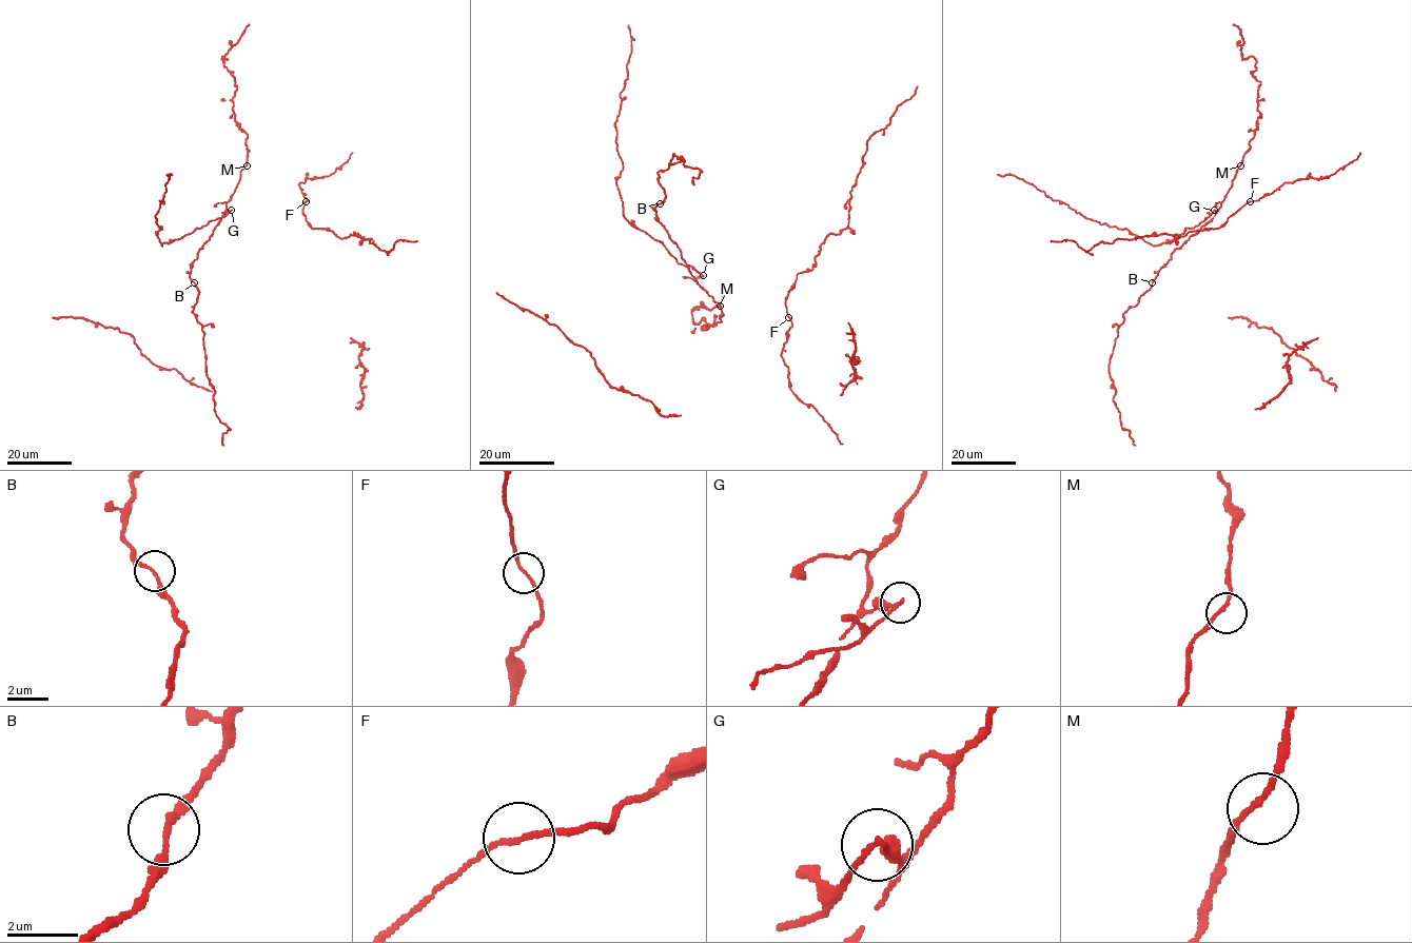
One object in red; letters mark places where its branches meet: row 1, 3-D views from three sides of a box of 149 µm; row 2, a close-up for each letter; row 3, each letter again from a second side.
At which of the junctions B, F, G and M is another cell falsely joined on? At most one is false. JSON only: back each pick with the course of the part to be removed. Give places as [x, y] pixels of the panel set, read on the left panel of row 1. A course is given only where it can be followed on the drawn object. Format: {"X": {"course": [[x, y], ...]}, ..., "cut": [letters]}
{"G": {"course": [[231, 210], [161, 246], [156, 234], [161, 229], [155, 218], [169, 179], [167, 174]]}, "cut": ["G"]}

